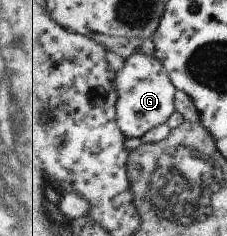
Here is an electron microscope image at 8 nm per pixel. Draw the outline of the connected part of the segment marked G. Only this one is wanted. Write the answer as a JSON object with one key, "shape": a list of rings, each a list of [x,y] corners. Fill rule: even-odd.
{"shape":[[[136,53],[126,58],[124,67],[117,71],[118,123],[127,137],[144,137],[151,129],[167,123],[176,109],[176,91],[170,74],[164,64],[155,55]]]}

